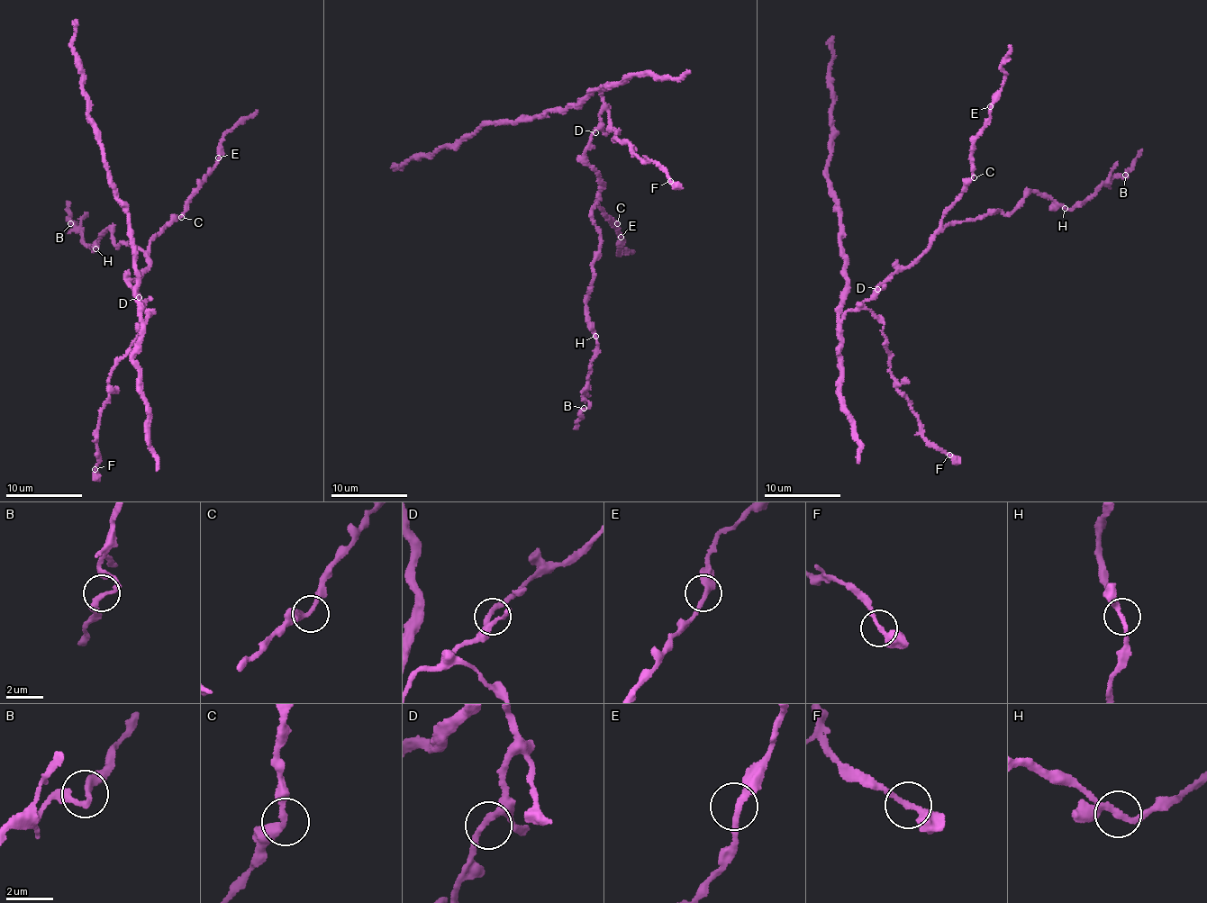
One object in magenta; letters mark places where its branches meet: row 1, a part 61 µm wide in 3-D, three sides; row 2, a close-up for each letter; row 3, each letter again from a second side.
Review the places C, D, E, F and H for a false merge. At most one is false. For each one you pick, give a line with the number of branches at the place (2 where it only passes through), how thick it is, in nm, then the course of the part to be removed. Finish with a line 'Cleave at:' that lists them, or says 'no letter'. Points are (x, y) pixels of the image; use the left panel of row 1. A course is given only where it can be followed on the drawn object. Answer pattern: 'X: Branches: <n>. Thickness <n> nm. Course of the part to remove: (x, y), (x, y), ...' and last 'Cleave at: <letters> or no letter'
Cleave at: no letter

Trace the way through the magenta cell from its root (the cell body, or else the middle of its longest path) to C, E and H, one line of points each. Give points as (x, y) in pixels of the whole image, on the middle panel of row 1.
C: (598, 127), (585, 154), (603, 185), (596, 201), (607, 217), (617, 223)
E: (598, 127), (585, 154), (603, 185), (596, 201), (607, 217), (616, 221), (612, 223), (615, 223), (621, 237)
H: (598, 127), (585, 154), (603, 185), (593, 211), (601, 245), (585, 301), (587, 323), (596, 337)

